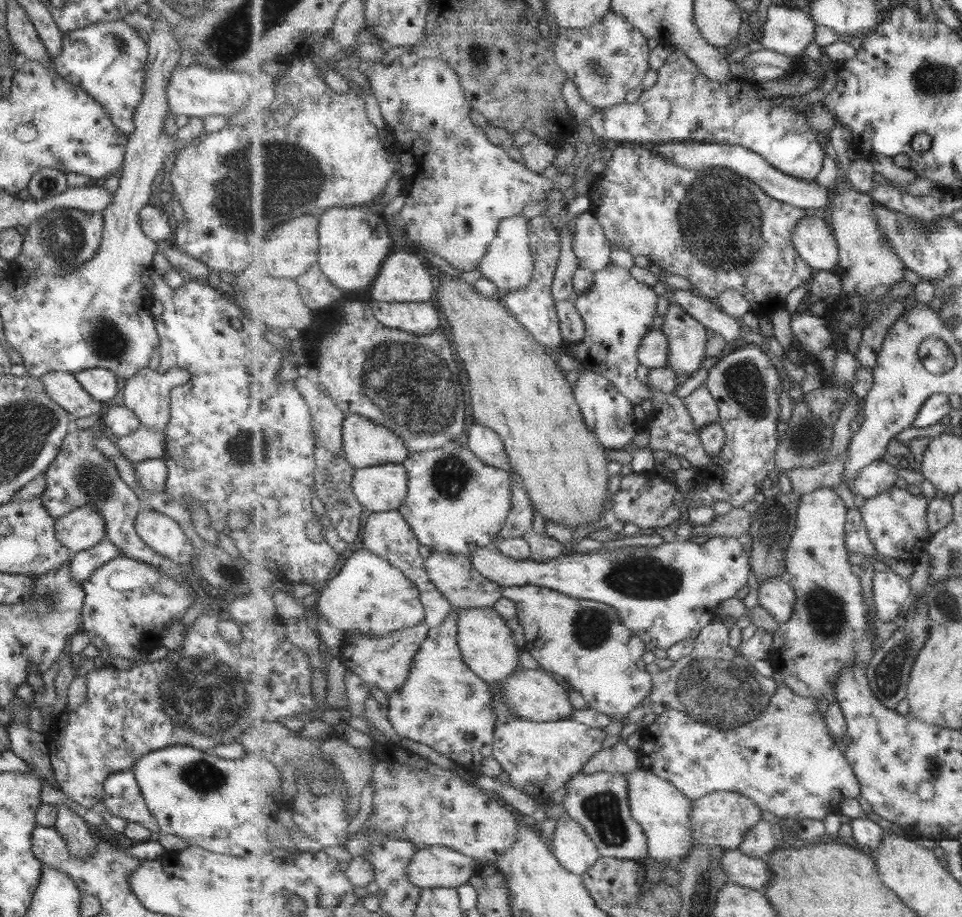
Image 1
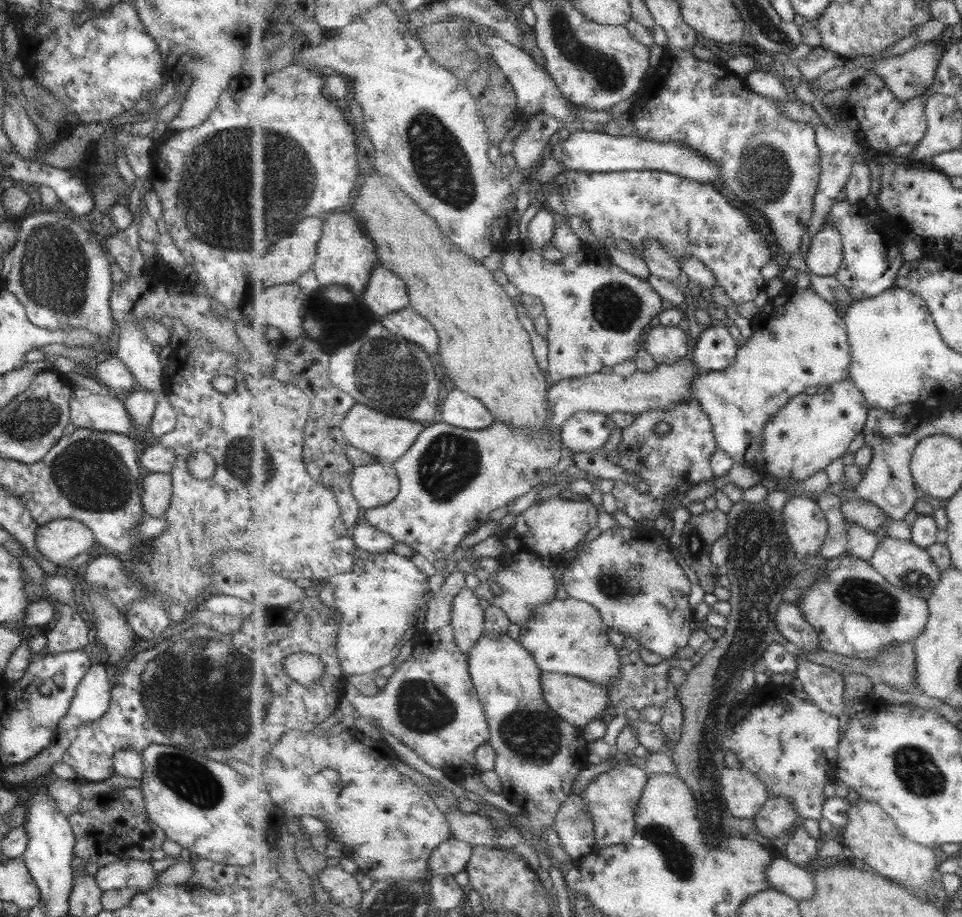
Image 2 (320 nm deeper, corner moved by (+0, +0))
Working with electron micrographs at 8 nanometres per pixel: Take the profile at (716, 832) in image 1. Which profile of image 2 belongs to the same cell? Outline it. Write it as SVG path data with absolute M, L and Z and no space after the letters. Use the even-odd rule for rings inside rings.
M725 767L720 784L723 803L735 817L753 820L770 798L766 784L748 768Z

